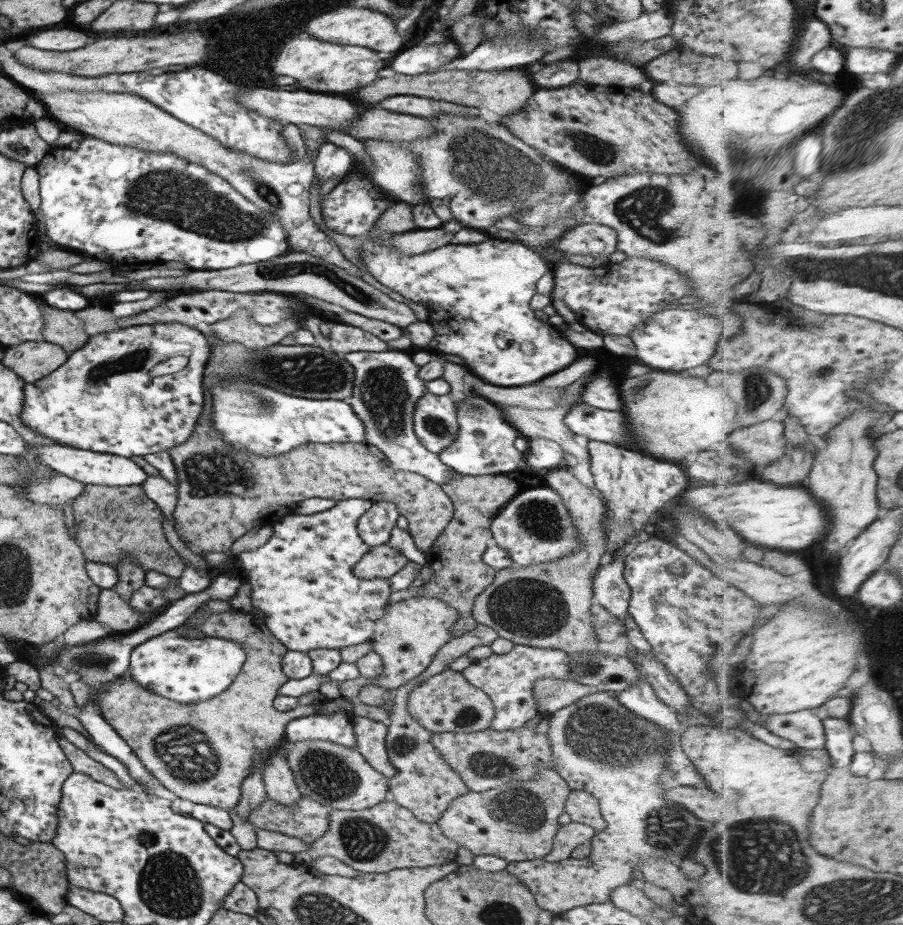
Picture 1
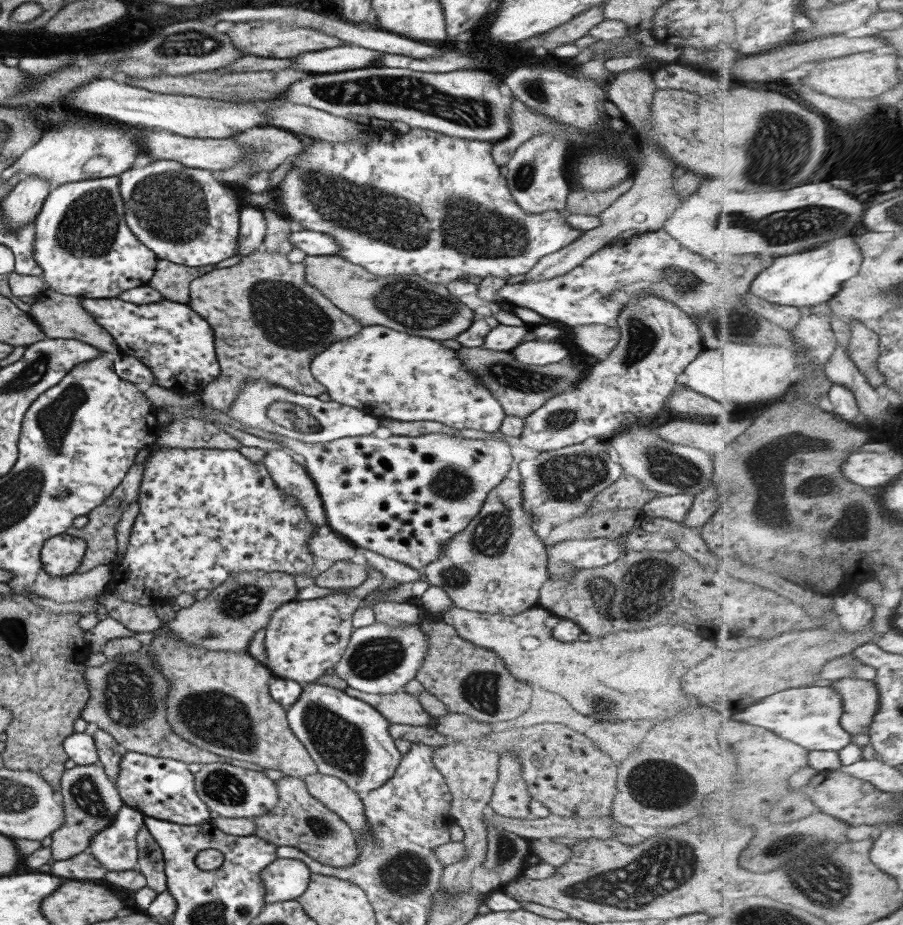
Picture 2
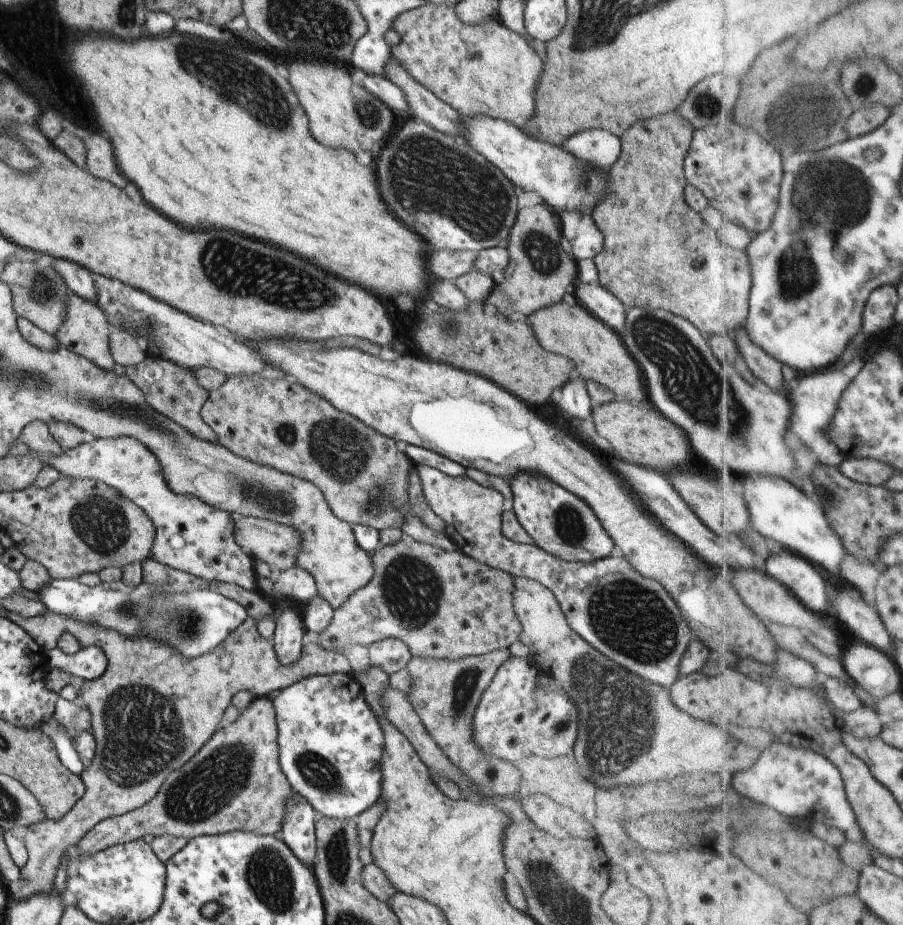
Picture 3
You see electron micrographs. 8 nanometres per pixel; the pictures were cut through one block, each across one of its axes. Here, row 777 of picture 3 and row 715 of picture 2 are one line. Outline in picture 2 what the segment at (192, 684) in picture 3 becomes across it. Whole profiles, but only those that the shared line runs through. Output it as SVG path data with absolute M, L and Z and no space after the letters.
M137 651L131 655L119 655L97 667L85 664L83 678L89 690L89 699L81 709L80 717L85 722L95 722L98 729L105 731L115 742L121 744L125 751L173 759L185 765L225 763L259 773L265 770L249 762L205 752L177 735L165 719L165 698L169 690L167 677L155 669L155 663L147 656L147 652Z

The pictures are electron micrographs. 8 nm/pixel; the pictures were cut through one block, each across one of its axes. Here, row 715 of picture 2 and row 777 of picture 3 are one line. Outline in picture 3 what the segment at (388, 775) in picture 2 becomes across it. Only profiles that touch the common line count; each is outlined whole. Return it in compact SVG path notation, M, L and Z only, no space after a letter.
M333 672L333 674L313 674L313 676L303 676L299 680L295 680L293 684L287 684L285 688L279 690L279 695L271 701L273 710L275 710L276 720L276 739L278 746L278 759L281 772L285 775L287 782L292 790L299 794L303 800L307 800L307 804L321 812L327 818L337 820L347 820L347 818L355 819L363 810L367 810L371 804L375 803L381 790L381 768L379 768L379 760L381 760L381 752L383 752L383 738L381 726L377 722L374 712L368 707L366 700L363 698L363 690L357 684L355 678L349 673Z

